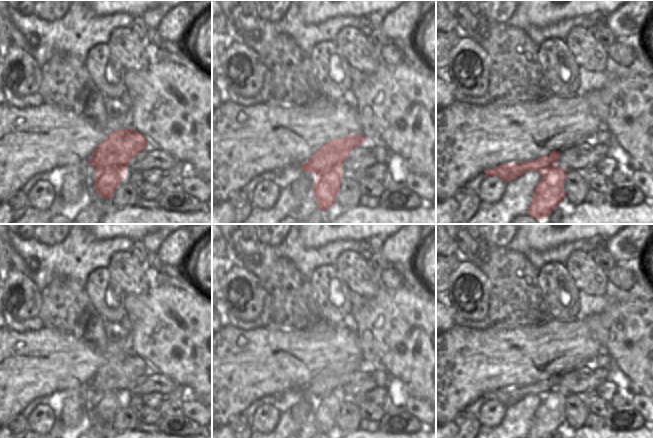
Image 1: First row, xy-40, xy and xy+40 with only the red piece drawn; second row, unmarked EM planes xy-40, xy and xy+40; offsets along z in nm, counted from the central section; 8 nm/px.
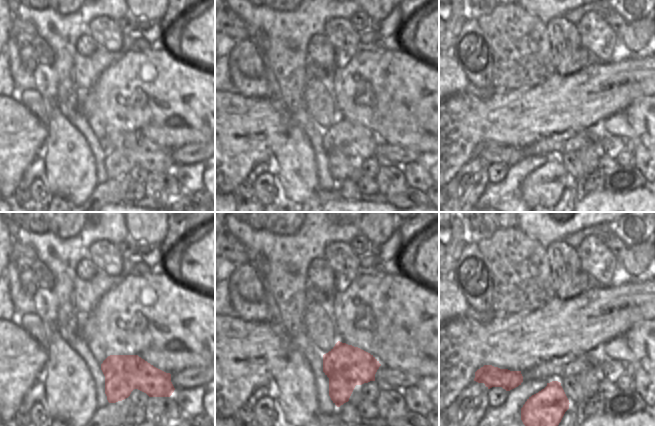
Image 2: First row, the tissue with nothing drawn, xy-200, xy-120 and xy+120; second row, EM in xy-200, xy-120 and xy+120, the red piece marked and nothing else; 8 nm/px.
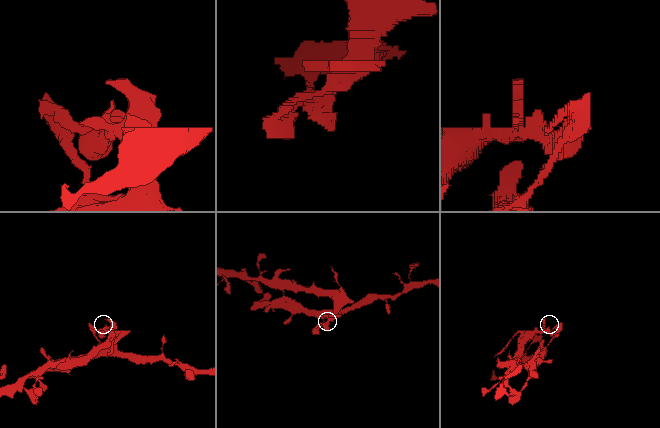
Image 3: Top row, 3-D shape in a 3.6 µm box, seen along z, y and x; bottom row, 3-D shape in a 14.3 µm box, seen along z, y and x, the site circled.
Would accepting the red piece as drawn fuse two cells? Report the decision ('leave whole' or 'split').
split

